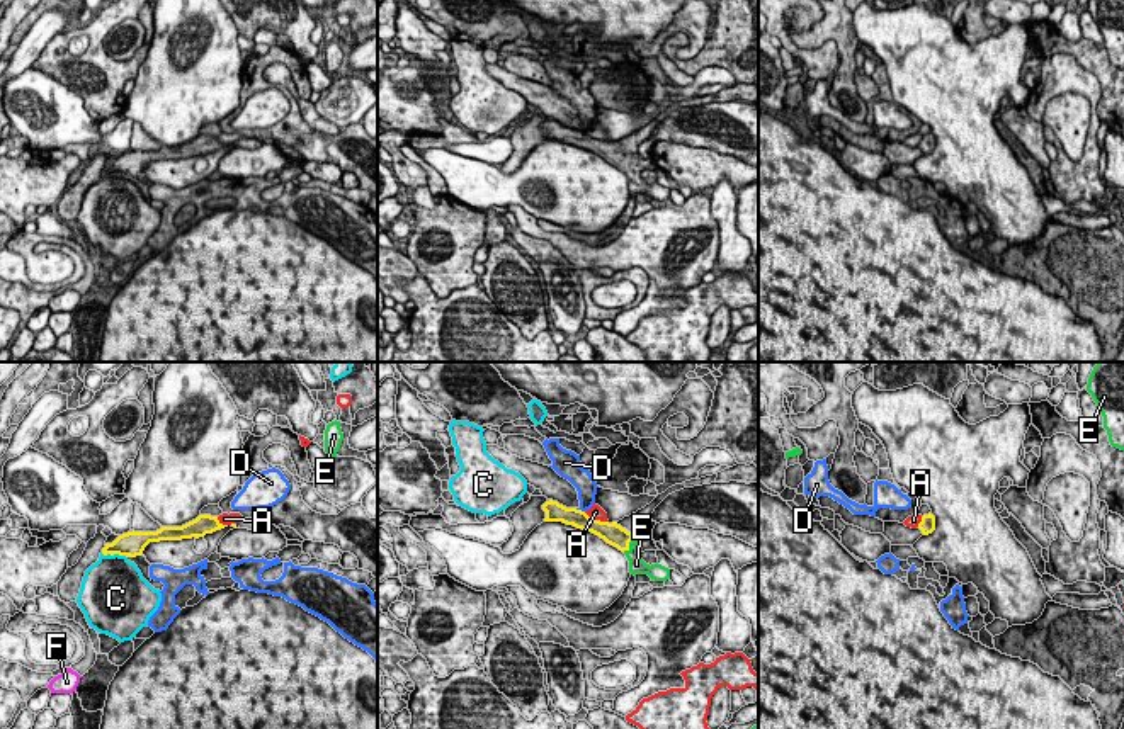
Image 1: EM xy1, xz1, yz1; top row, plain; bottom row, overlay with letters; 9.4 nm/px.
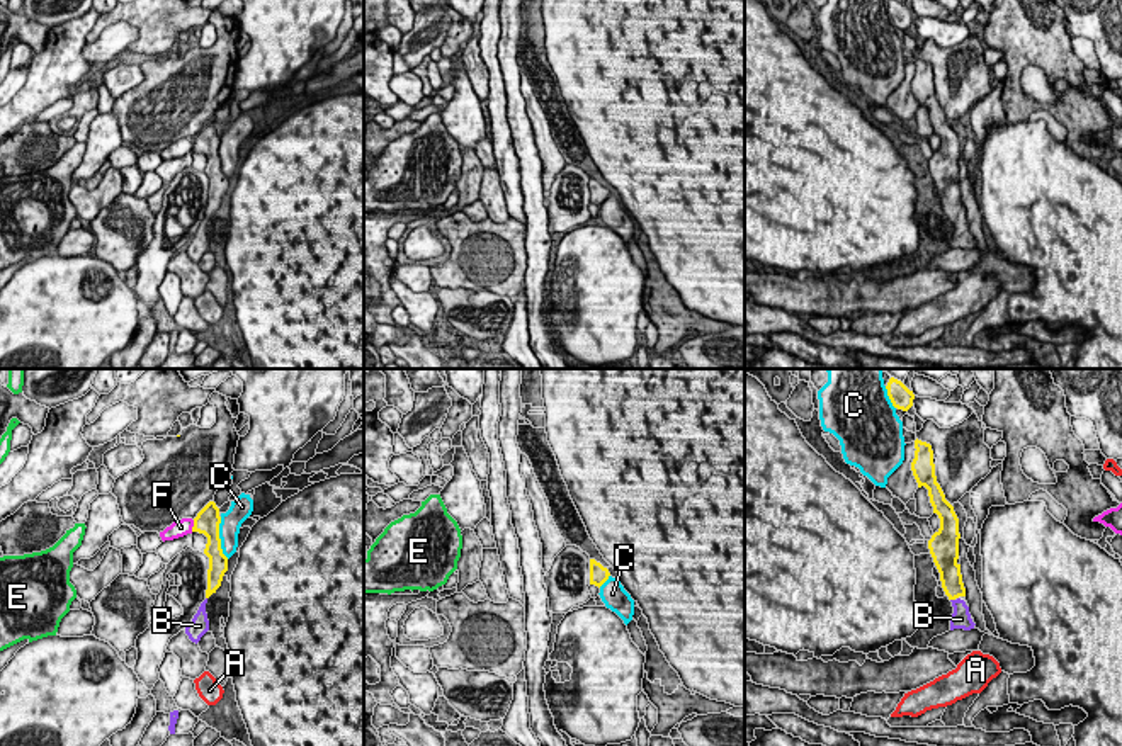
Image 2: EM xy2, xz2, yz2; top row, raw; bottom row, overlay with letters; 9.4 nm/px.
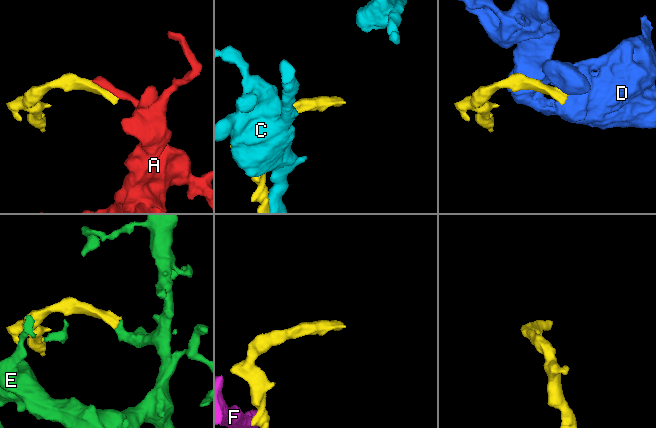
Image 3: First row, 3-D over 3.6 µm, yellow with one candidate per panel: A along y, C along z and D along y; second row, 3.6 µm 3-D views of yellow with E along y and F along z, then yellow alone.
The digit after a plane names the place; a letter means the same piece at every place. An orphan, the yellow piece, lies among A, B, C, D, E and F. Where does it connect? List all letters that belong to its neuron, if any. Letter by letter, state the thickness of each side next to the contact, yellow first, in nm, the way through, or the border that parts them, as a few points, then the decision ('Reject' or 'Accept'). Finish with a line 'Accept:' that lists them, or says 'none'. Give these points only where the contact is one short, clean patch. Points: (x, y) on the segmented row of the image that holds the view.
A: Thickness 200 nm (yellow) against 130 nm. Boundary: xz1 (584, 512), (607, 522). Reject
B: Thickness 200 nm (yellow) against 190 nm. Path across: yz2 (951, 576), (952, 599), (959, 605), (961, 619). Accept
C: Thickness 240 nm (yellow) against 200 nm. Reject
D: Thickness 190 nm (yellow) against 200 nm. Boundary: xz1 (575, 508), (584, 512). Reject
E: Thickness 200 nm (yellow) against 160 nm. Path across: xz1 (613, 534), (628, 544), (636, 565). Accept
F: Thickness 240 nm (yellow) against 160 nm. Boundary: xy2 (194, 520), (191, 531). Reject
Accept: B, E

